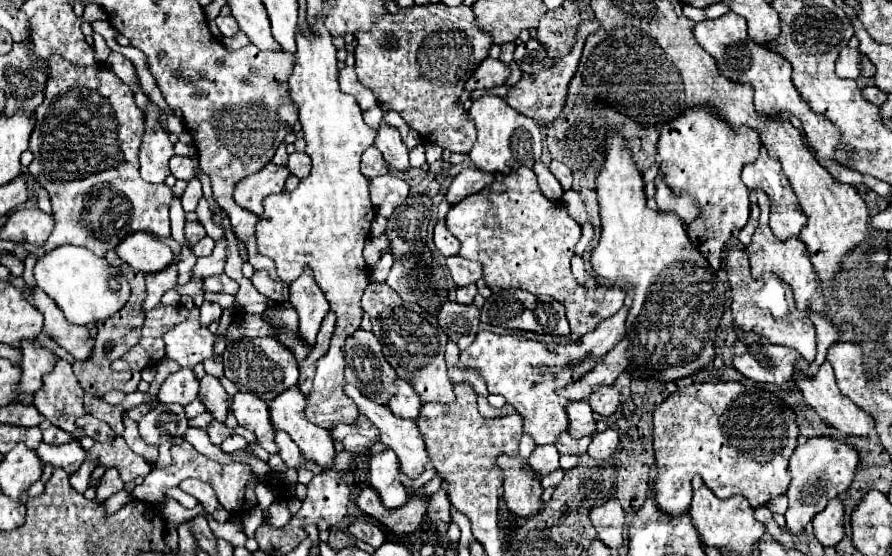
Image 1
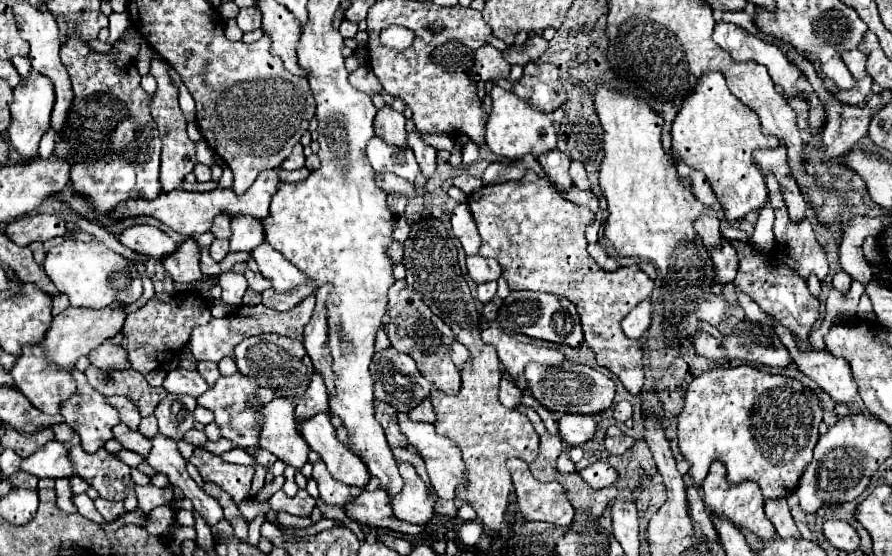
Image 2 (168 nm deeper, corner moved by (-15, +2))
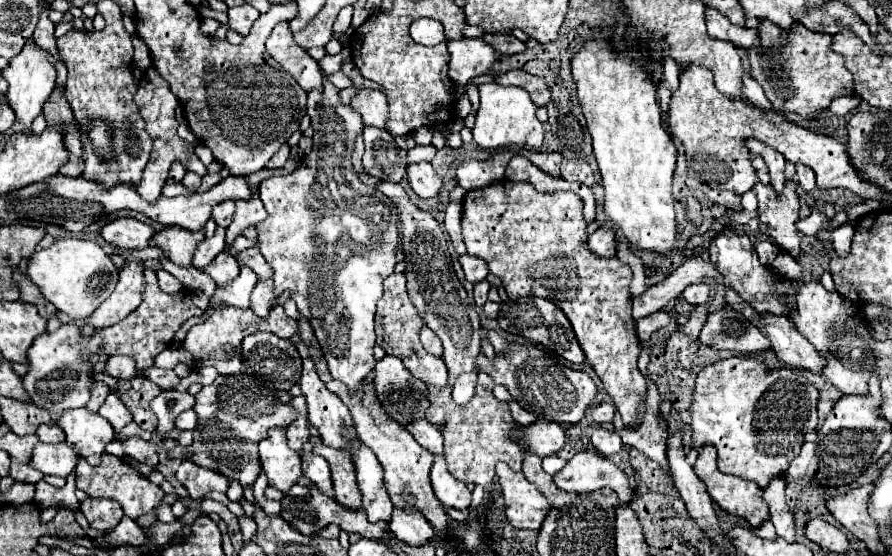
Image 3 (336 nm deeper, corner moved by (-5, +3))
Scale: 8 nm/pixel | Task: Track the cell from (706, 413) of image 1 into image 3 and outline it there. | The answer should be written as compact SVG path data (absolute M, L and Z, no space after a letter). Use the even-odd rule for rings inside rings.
M752 356L720 360L716 364L702 368L702 372L698 372L696 376L694 396L690 404L692 448L698 450L700 446L706 444L716 446L720 472L752 480L760 488L766 488L772 478L778 478L786 472L794 456L798 456L806 432L816 428L818 424L816 402L818 402L818 390L796 370L766 368L762 362L754 360Z

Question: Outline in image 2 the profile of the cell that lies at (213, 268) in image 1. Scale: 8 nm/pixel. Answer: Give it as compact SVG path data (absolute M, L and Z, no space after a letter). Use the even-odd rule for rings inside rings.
M238 215L232 219L230 251L252 251L264 241L264 225L250 215Z

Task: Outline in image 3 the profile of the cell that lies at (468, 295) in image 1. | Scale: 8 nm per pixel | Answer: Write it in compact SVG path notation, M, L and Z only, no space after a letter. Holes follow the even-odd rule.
M486 280L474 284L474 300L476 300L478 306L484 306L484 302L488 300L488 298L486 298L486 296L488 296L488 290L490 290L490 284L488 284Z

